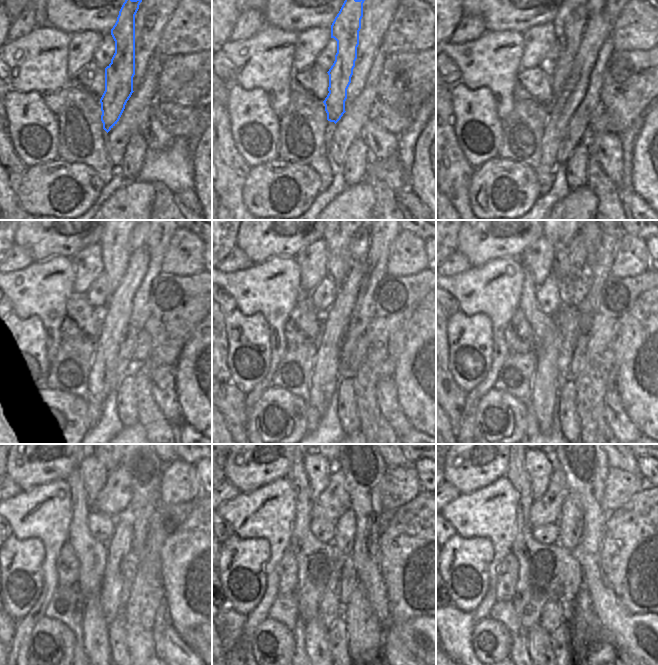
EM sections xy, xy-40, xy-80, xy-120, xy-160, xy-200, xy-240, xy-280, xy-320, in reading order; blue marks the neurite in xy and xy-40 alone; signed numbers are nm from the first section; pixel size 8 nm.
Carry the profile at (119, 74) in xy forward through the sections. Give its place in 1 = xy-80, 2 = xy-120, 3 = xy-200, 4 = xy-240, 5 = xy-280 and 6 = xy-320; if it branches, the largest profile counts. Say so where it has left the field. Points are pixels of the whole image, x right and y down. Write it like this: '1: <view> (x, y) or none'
1: xy-80 (571, 18)
2: xy-120 (115, 251)
3: xy-200 (559, 240)
4: xy-240 (110, 464)
5: xy-280 (334, 464)
6: xy-320 (555, 464)

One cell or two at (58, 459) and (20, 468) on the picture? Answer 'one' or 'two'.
one

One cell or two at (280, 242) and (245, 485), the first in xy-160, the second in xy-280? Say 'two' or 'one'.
one

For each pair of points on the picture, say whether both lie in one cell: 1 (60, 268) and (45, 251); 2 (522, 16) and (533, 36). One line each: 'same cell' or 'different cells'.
1: different cells
2: different cells

